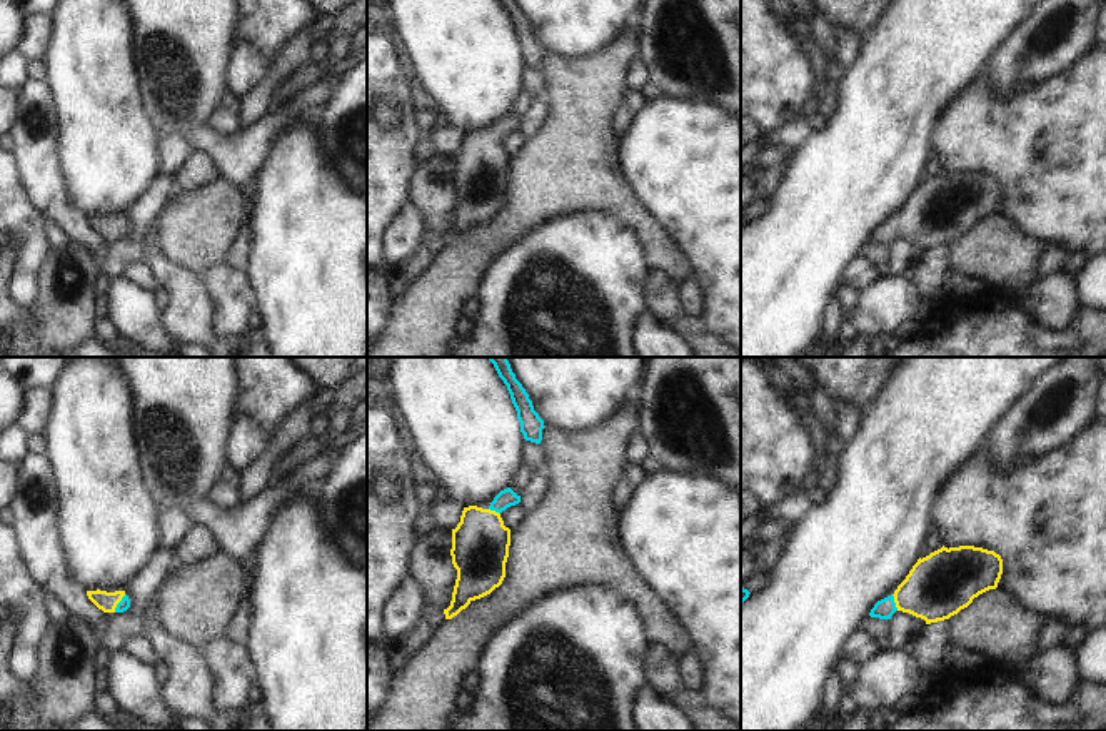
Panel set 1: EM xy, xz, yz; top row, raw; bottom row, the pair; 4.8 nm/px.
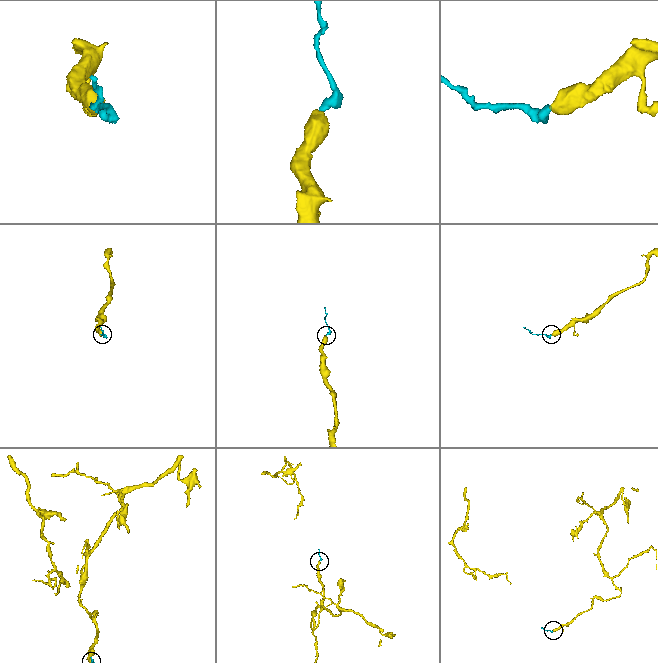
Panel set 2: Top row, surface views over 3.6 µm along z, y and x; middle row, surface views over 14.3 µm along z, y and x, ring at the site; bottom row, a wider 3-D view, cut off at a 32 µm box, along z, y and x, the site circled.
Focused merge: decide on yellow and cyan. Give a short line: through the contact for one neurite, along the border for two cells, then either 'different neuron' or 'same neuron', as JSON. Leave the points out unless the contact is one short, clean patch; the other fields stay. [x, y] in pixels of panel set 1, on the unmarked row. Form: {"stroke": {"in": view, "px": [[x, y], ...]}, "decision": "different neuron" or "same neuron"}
{"stroke": {"in": "xy", "px": [[107, 227], [119, 227], [124, 231]]}, "decision": "same neuron"}

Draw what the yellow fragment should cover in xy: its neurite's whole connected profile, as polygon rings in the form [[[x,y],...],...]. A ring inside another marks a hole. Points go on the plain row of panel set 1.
[[[87,217],[88,225],[103,239],[123,239],[130,234],[130,225],[125,217]]]

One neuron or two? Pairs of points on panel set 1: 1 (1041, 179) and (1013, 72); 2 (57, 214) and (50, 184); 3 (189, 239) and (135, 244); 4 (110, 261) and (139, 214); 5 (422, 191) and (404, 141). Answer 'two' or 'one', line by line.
1: two
2: one
3: two
4: one
5: two

